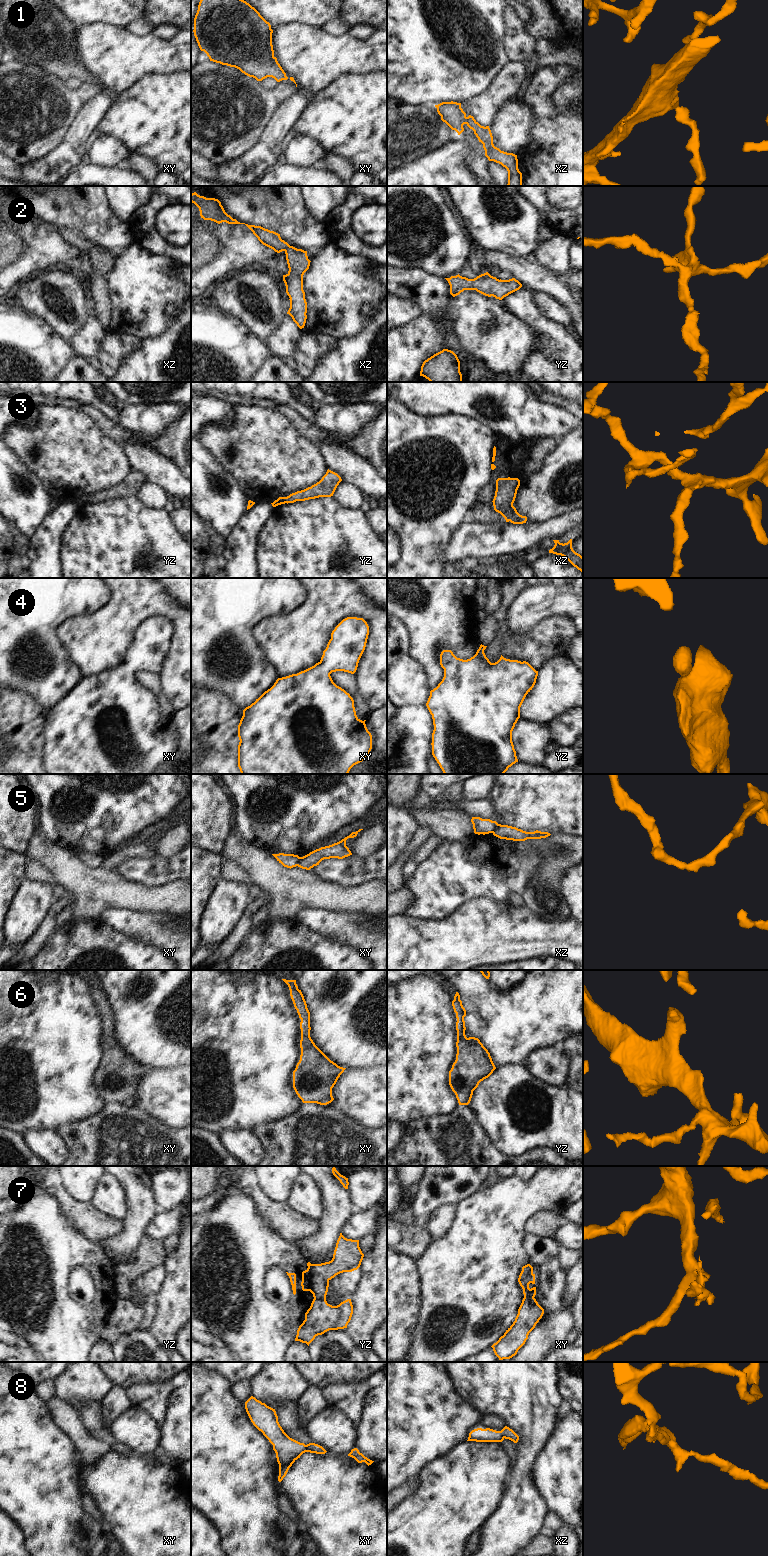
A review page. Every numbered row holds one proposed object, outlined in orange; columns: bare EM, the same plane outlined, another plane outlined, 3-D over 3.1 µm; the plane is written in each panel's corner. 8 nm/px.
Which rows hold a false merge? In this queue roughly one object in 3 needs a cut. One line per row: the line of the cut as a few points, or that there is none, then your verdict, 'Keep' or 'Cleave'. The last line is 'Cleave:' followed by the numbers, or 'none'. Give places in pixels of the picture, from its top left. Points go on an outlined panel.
1: No split. Keep
2: No split. Keep
3: No split. Keep
4: No split. Keep
5: Split along xy (300, 857), (297, 865). Cleave
6: No split. Keep
7: Split along yz (314, 1298), (325, 1300). Cleave
8: No split. Keep
Cleave: 5, 7.

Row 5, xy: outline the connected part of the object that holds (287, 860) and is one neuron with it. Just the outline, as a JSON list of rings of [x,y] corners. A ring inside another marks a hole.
[[[279,853],[279,854],[272,854],[279,863],[281,863],[284,867],[287,868],[293,868],[298,866],[300,862],[300,857],[298,855],[294,854],[284,854],[284,853]]]

